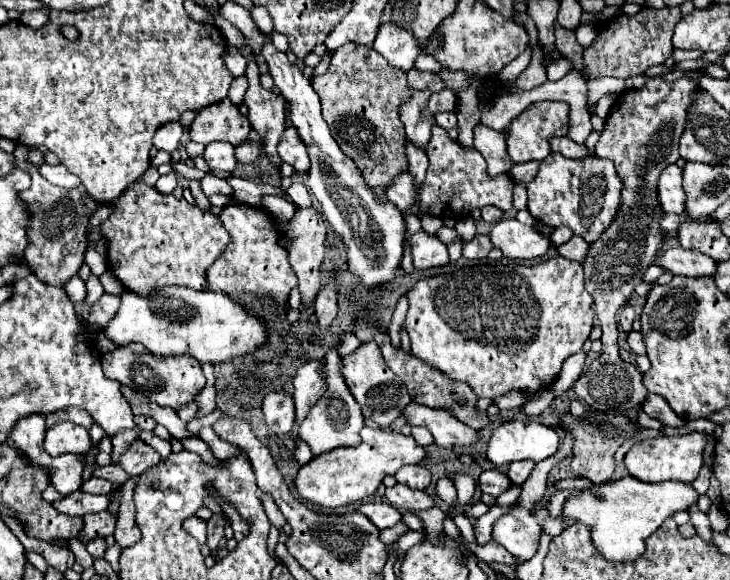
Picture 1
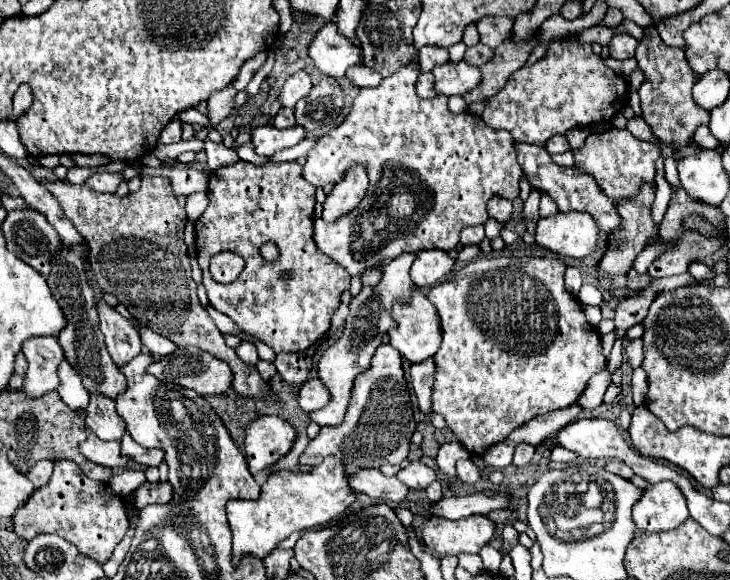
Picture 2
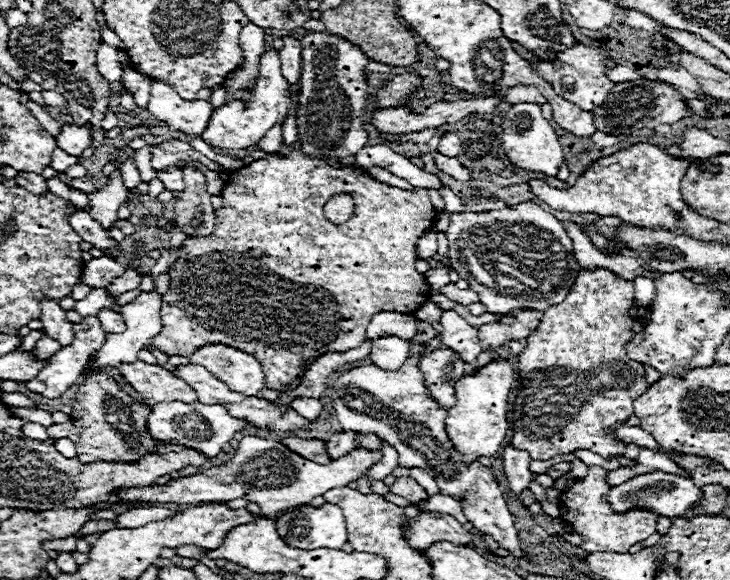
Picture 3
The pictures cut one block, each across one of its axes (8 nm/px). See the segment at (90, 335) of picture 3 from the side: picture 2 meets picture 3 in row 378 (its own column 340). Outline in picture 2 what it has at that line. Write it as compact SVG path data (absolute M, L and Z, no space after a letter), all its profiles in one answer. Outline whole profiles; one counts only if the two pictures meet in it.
M328 24L314 36L310 44L310 58L324 74L342 78L350 64L362 62L362 52L352 40L340 36L336 24Z

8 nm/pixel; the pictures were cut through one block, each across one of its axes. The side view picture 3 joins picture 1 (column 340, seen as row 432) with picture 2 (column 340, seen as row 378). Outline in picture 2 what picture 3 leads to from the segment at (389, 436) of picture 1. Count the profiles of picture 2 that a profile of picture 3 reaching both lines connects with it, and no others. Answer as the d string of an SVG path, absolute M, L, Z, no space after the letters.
M330 456L310 472L272 472L262 484L262 492L256 500L230 500L228 522L234 536L234 564L238 564L244 554L266 558L278 546L278 542L292 532L316 528L340 516L356 500L356 492L350 490L348 482L350 474L346 472L342 460Z

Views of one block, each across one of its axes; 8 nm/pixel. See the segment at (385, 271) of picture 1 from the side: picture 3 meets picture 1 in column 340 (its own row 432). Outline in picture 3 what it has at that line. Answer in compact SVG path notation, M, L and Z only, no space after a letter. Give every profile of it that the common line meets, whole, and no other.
M164 402L164 404L156 404L152 408L152 414L148 418L148 430L154 438L164 440L164 442L178 442L184 444L188 448L196 448L198 452L204 452L206 456L214 458L222 446L226 442L230 442L234 438L236 432L242 432L248 426L246 420L242 418L234 418L228 414L228 410L220 404L184 404L184 402Z

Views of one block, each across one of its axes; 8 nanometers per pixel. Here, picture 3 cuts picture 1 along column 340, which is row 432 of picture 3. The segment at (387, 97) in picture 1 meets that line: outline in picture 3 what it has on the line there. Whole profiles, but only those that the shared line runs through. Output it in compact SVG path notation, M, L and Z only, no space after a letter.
M94 370L76 392L76 402L72 404L72 420L64 424L52 424L46 428L46 432L52 440L58 438L72 440L78 452L78 460L82 464L136 462L148 452L152 452L152 448L156 448L156 444L160 442L152 438L148 432L148 416L150 416L148 406L134 402L132 396L122 392L112 378Z

